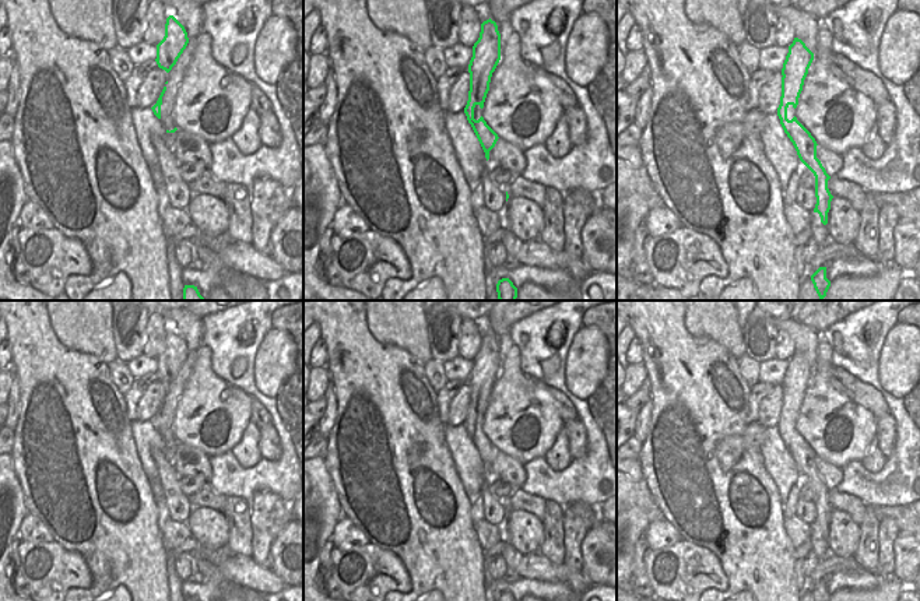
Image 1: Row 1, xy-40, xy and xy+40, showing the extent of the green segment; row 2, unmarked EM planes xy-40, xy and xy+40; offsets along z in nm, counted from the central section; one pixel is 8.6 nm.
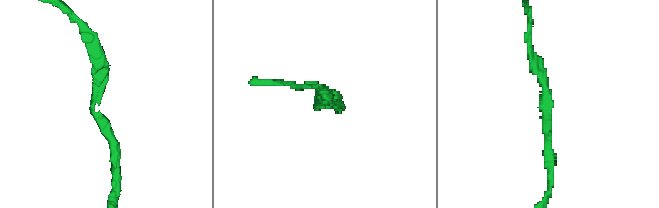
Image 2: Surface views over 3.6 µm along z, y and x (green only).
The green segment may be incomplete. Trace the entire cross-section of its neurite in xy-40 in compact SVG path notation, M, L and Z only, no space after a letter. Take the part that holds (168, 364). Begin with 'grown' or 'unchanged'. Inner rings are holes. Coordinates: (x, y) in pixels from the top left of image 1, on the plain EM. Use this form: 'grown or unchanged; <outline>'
unchanged; M169 328L165 337L165 349L157 358L157 377L169 386L189 356L185 340Z

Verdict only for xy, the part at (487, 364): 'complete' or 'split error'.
complete

